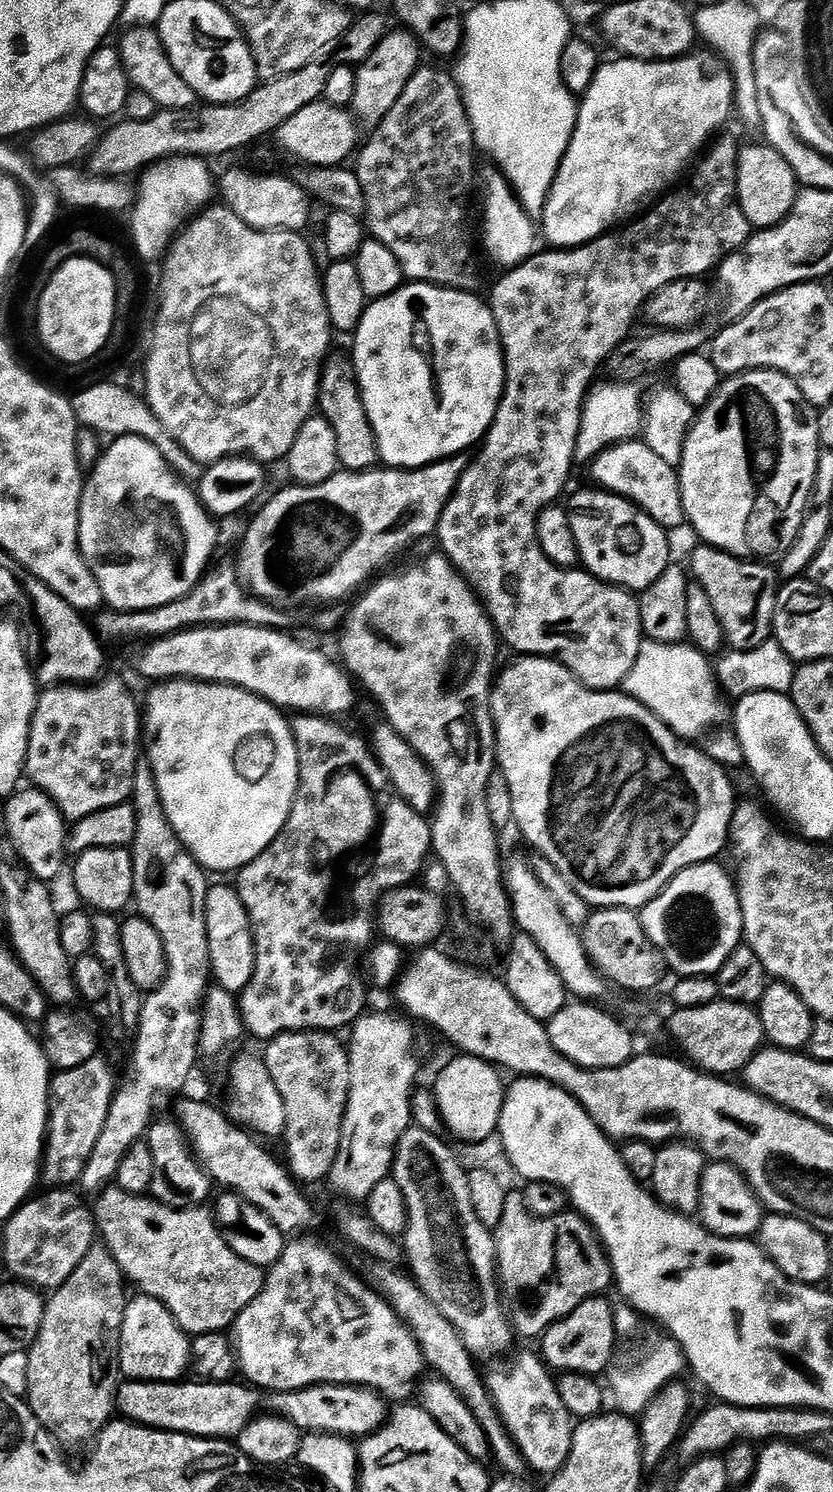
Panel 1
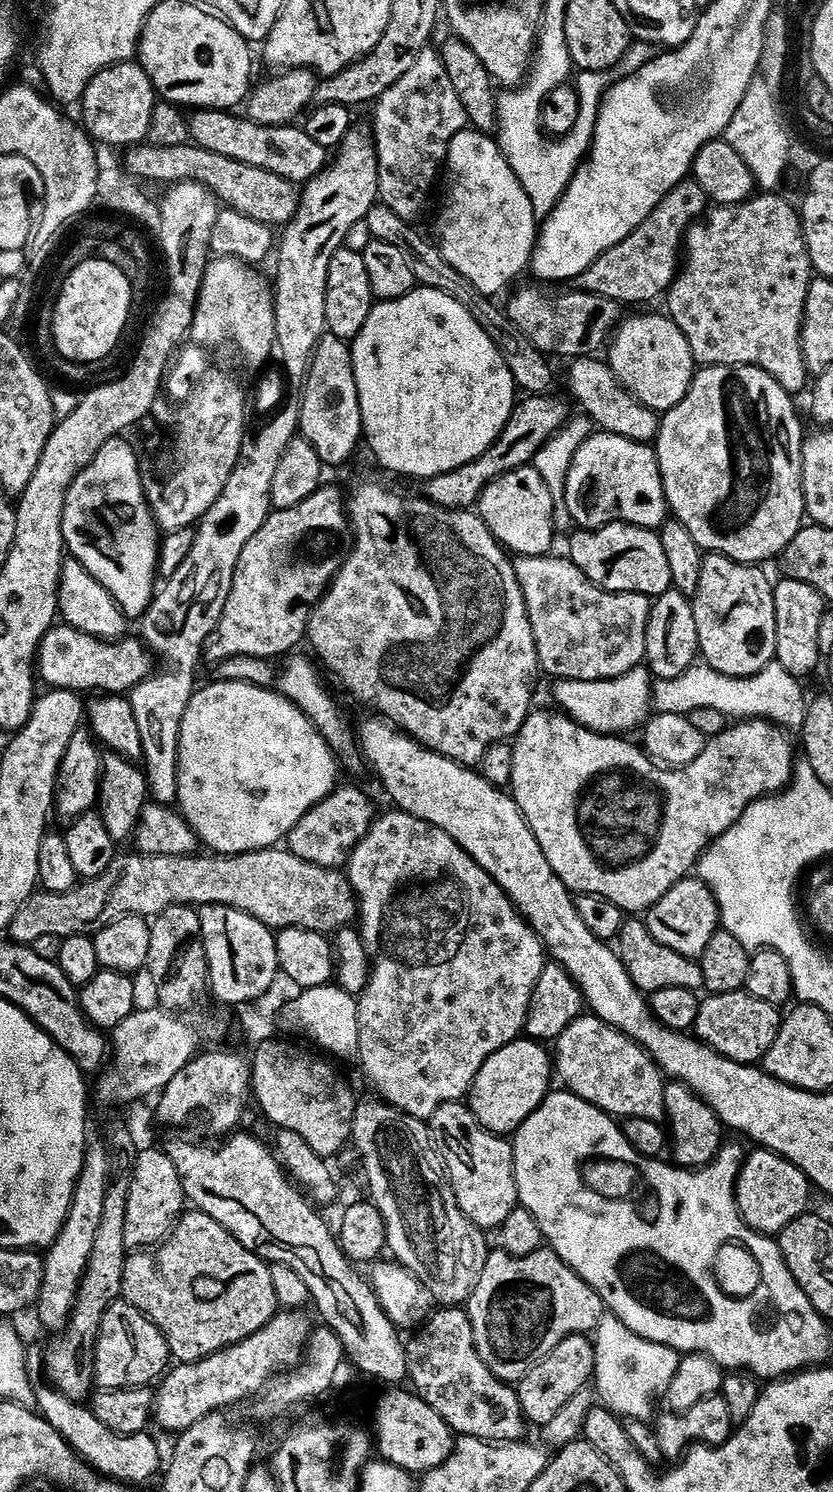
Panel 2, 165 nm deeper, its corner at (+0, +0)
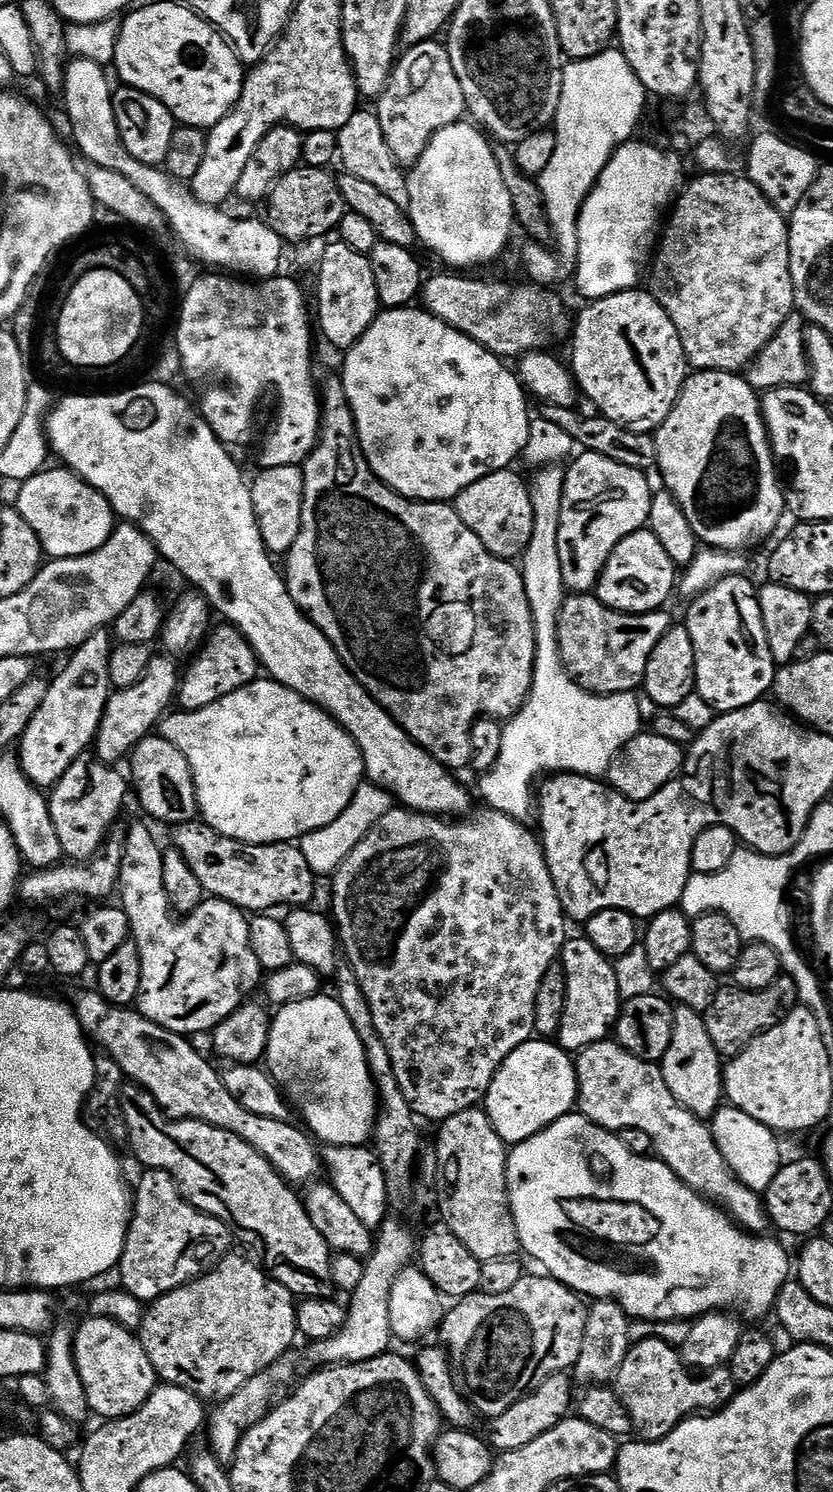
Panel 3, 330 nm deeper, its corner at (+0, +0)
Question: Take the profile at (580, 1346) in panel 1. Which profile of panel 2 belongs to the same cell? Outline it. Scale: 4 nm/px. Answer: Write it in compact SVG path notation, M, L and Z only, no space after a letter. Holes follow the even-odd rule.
M572 1335L543 1361L533 1366L518 1384L521 1410L529 1425L543 1426L553 1421L574 1394L587 1389L596 1370L596 1346L587 1335Z

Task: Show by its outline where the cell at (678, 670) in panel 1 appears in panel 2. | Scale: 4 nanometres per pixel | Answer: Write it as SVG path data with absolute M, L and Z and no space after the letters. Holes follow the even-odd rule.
M640 665L616 679L598 682L555 679L552 682L552 696L557 703L555 705L584 728L604 735L624 734L626 730L638 728L647 721L653 705L653 681L647 667Z

